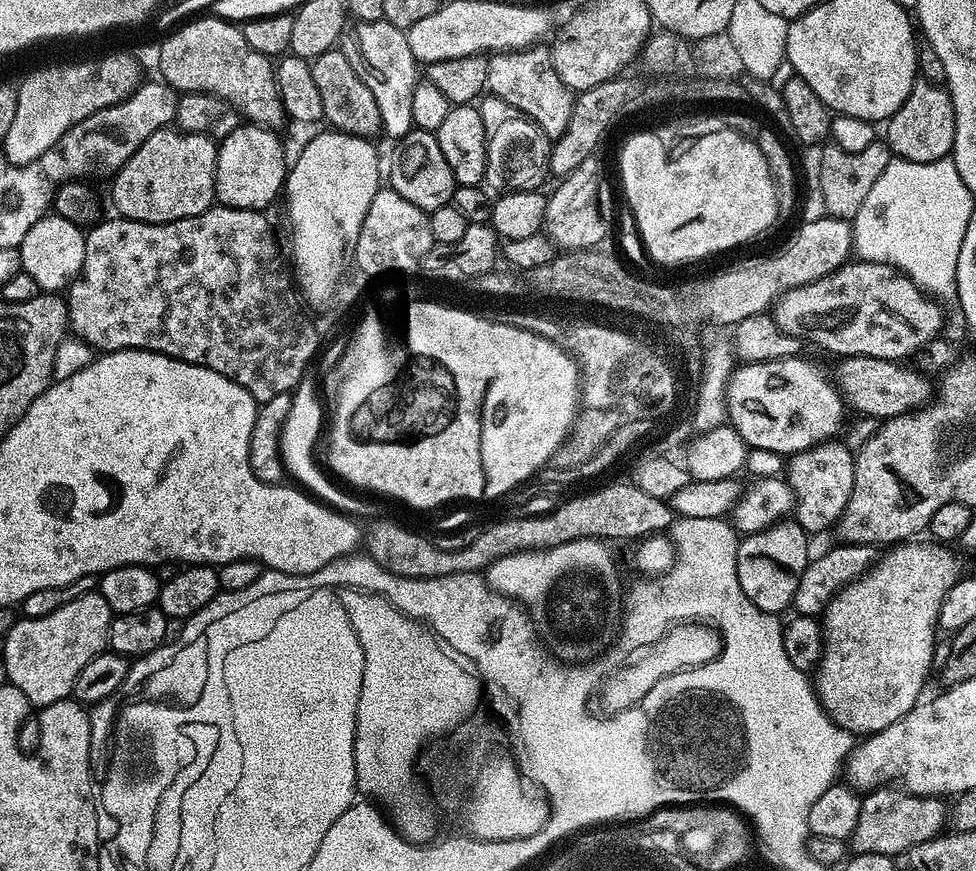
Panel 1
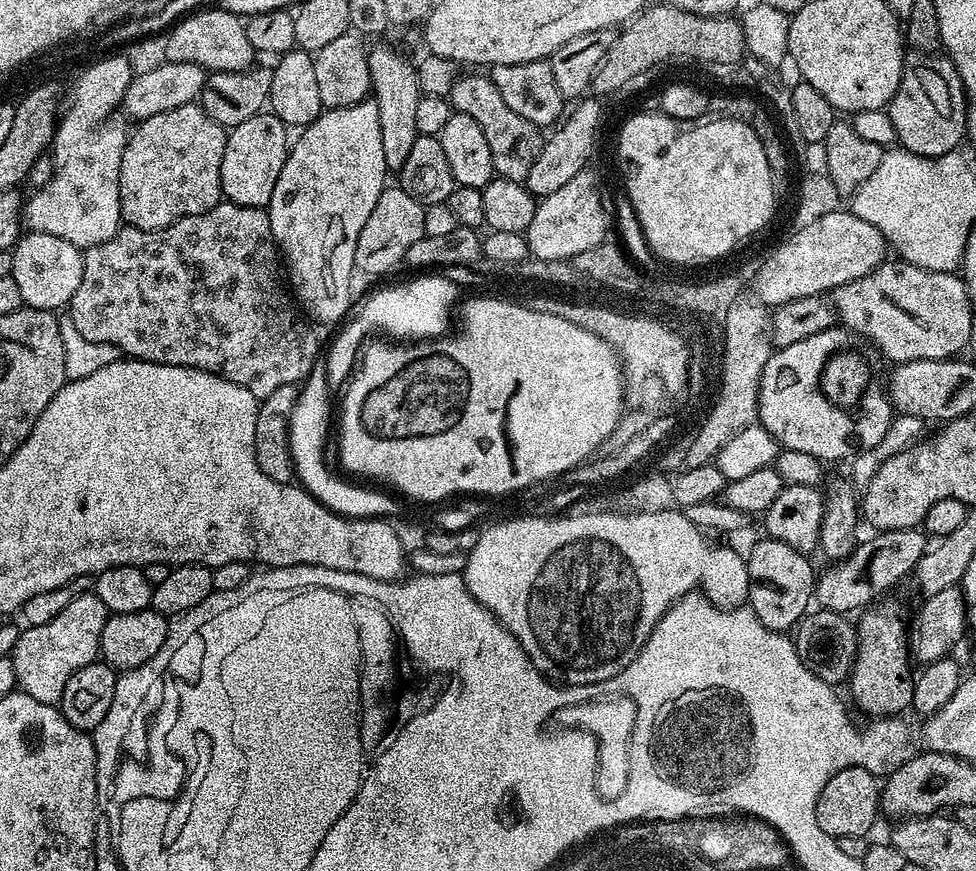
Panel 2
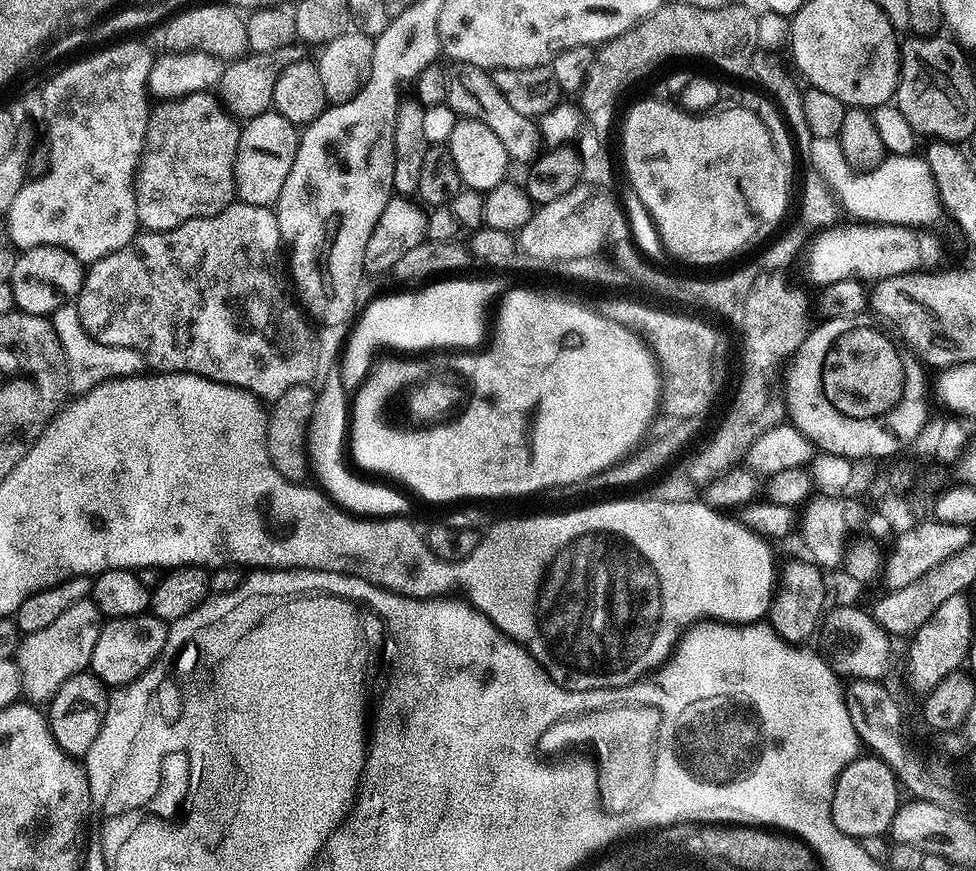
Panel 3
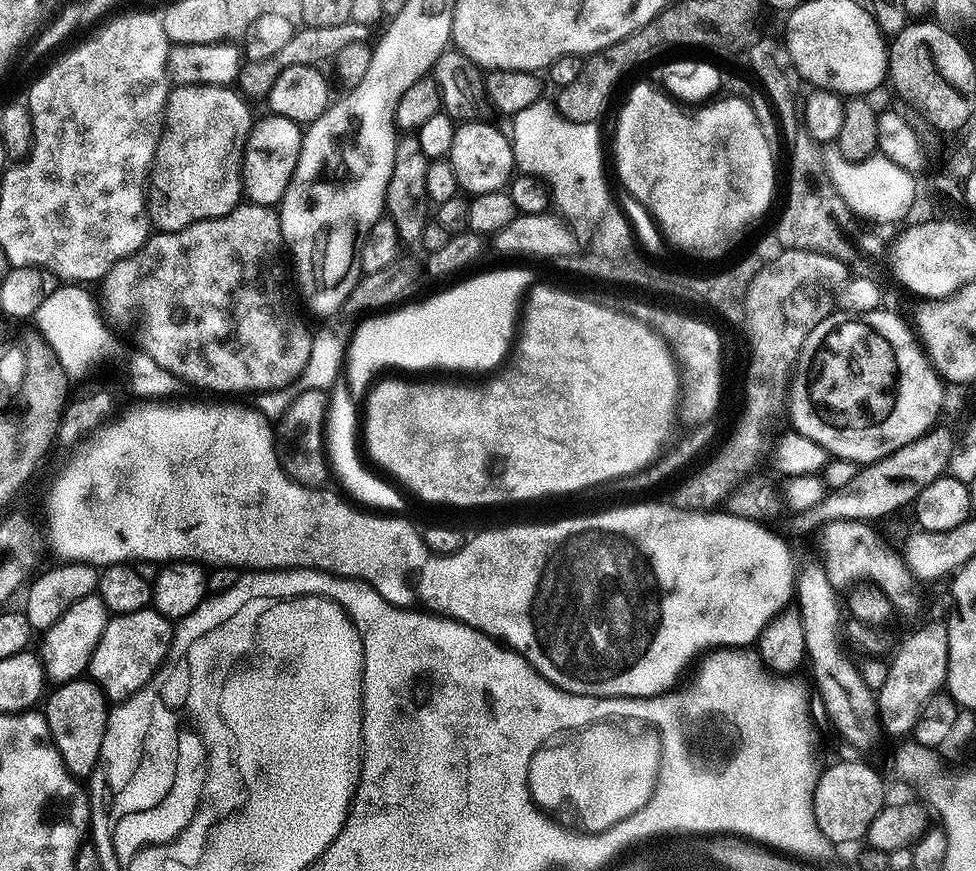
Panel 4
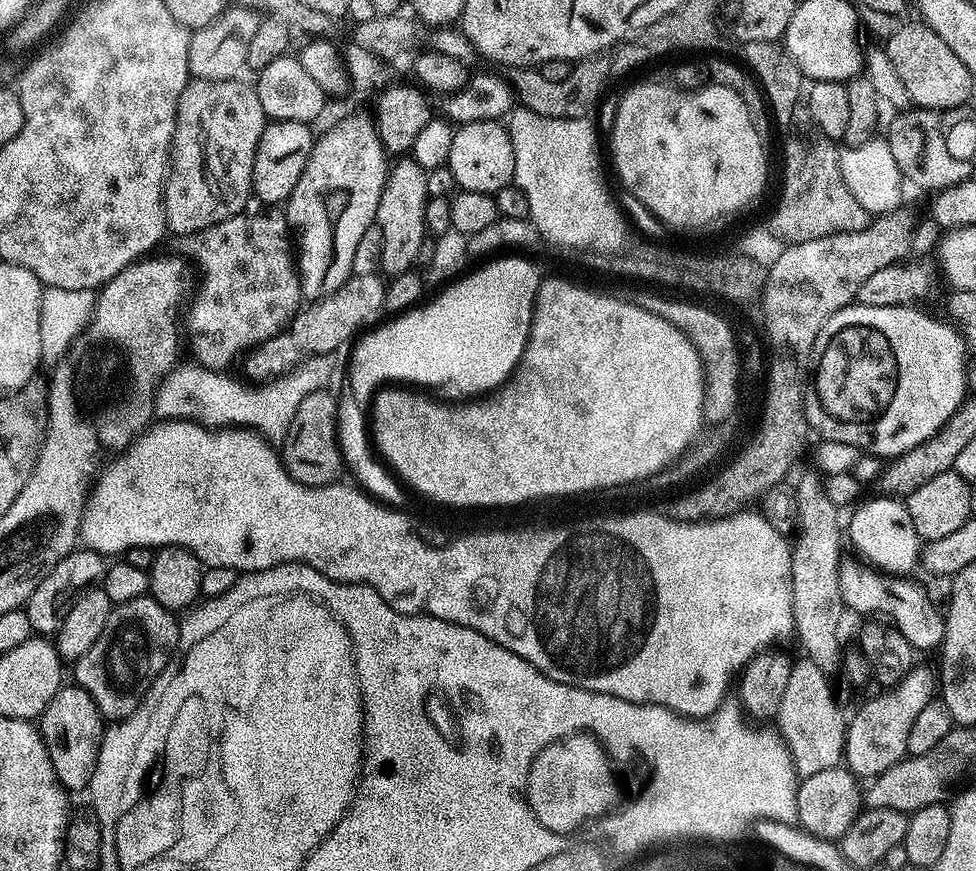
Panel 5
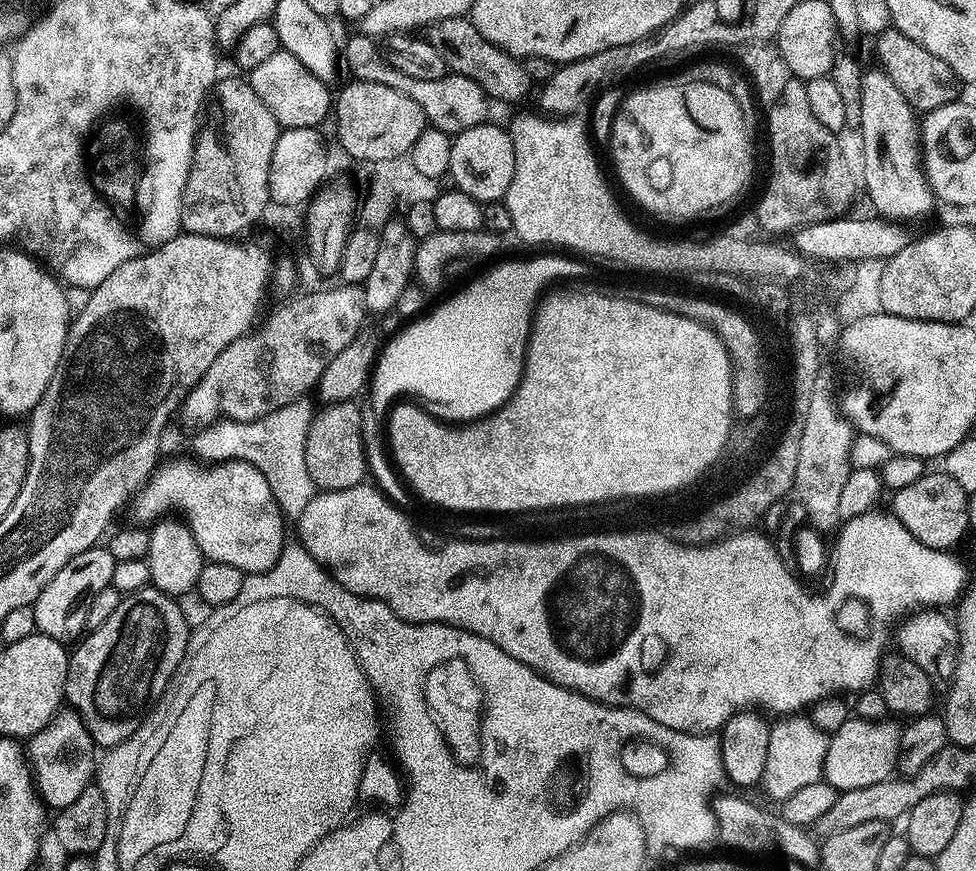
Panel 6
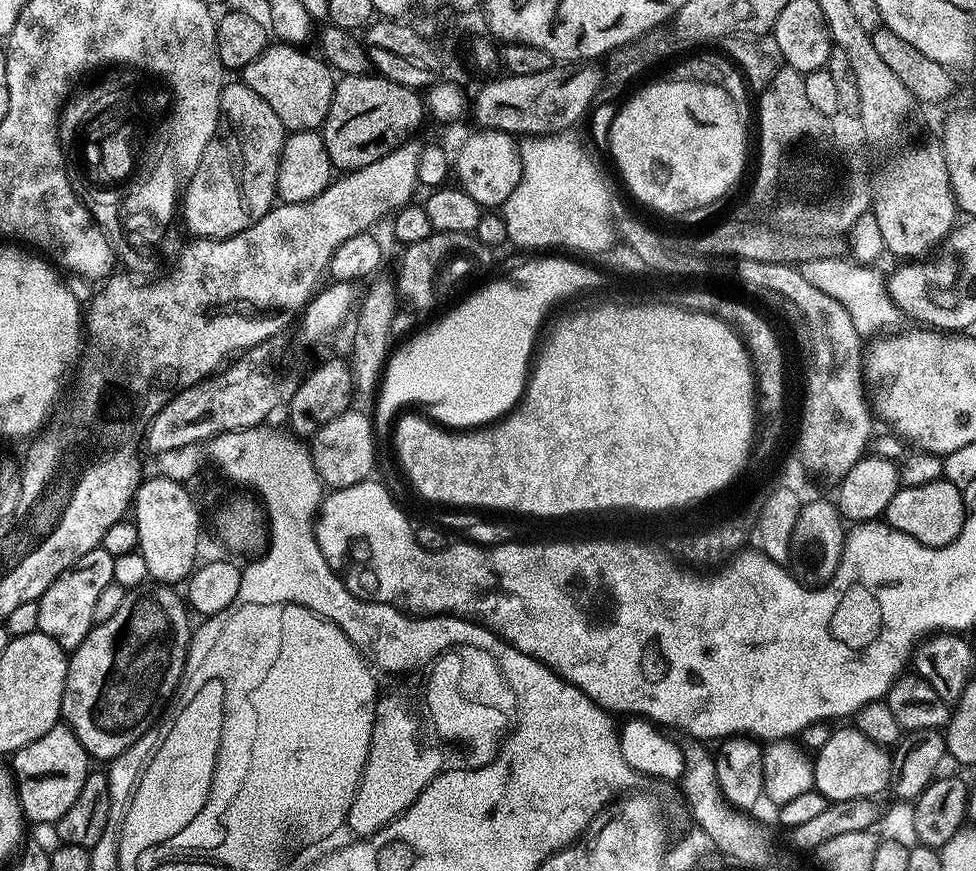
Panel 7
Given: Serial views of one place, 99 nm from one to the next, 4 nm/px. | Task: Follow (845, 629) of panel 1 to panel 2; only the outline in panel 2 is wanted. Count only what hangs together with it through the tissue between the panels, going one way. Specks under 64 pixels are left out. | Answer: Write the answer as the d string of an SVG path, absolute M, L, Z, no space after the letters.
M877 603L867 610L861 611L860 624L858 620L858 647L856 650L856 663L852 665L850 673L850 685L852 684L852 696L856 704L864 712L869 712L869 717L895 717L903 713L912 703L912 691L914 685L914 672L910 659L909 641L904 641L904 620L900 612L892 604Z

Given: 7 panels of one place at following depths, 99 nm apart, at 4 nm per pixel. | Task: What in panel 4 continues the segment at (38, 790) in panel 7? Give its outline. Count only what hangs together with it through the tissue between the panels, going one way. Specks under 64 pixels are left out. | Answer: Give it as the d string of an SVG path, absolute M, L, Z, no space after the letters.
M90 678L68 680L65 684L56 684L53 689L53 692L51 689L47 693L42 704L42 715L44 721L48 723L52 740L60 751L62 762L73 776L91 777L96 763L100 761L106 726L110 722L109 701L104 692Z

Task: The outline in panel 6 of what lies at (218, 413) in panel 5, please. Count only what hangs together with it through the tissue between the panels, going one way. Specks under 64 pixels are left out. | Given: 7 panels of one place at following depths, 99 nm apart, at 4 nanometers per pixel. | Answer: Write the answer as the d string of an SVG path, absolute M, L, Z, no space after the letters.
M301 398L295 404L287 404L270 415L263 416L261 420L242 422L220 418L213 424L205 424L192 440L192 448L197 452L193 453L204 462L244 460L264 475L277 504L285 509L307 509L318 491L310 482L310 474L306 474L304 461L304 439L314 415L310 401L311 399Z

